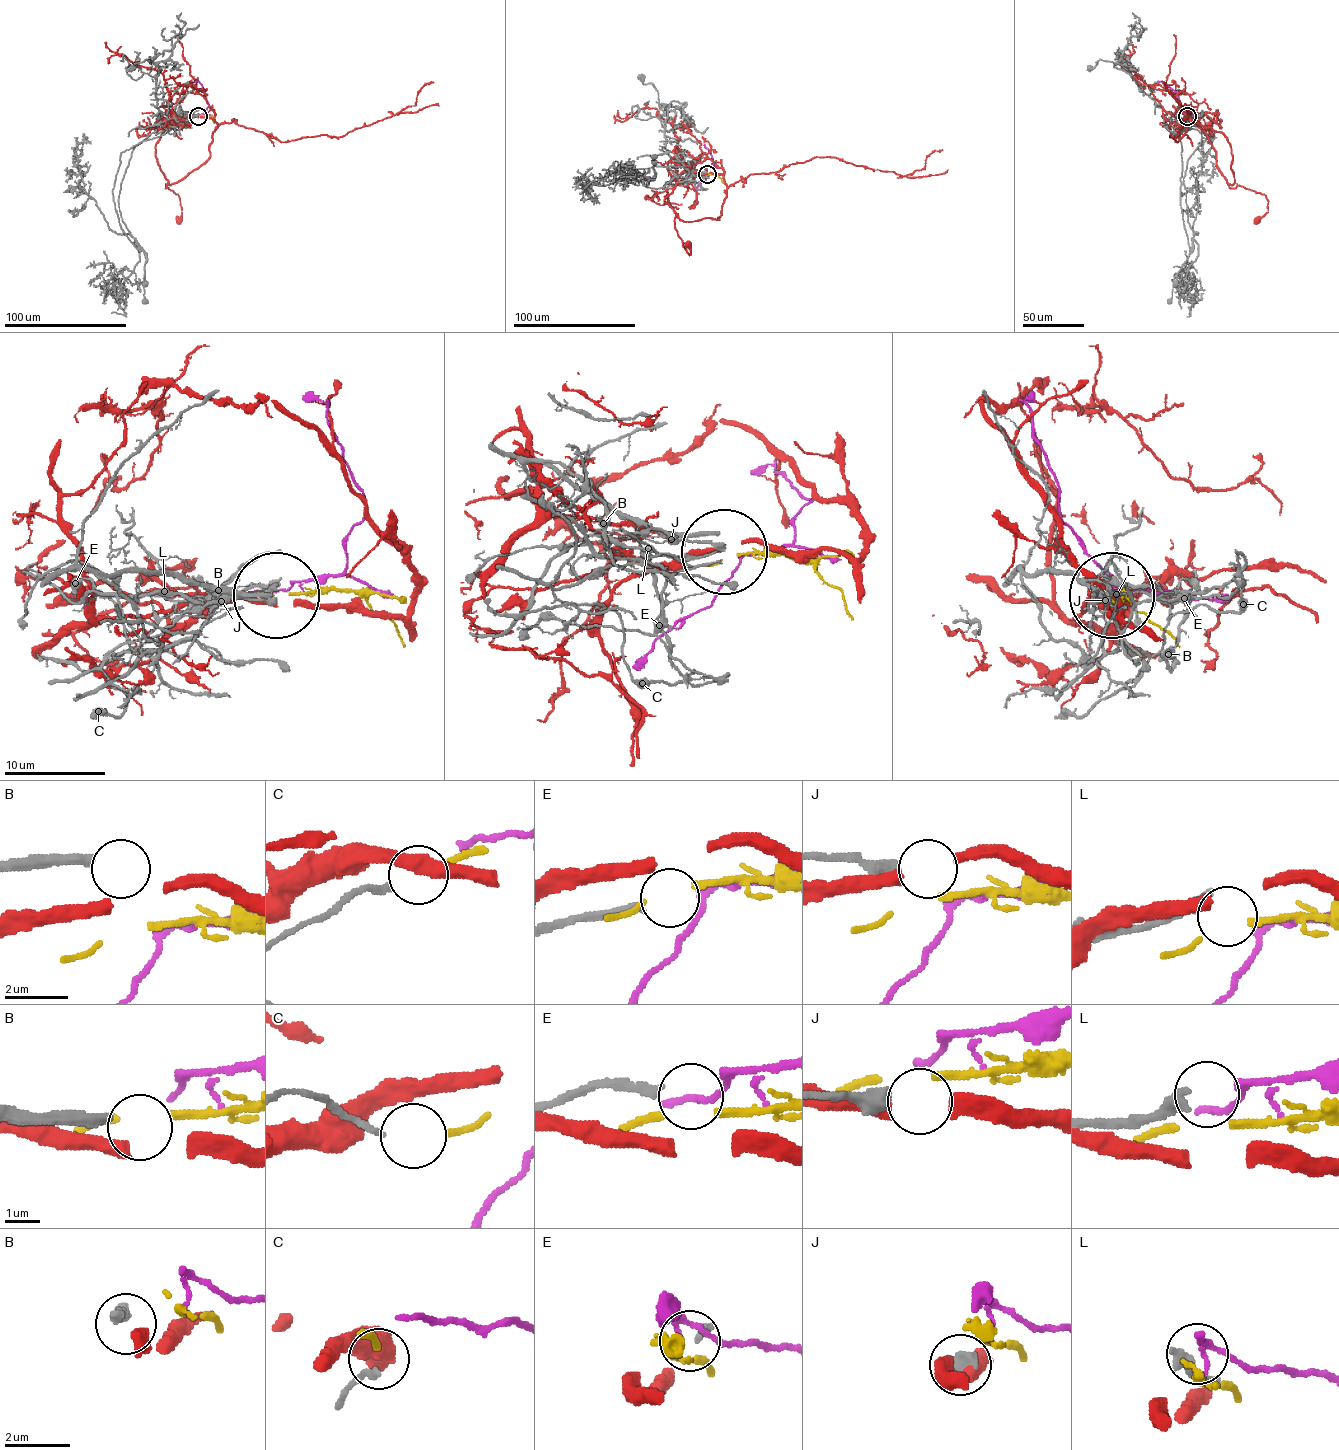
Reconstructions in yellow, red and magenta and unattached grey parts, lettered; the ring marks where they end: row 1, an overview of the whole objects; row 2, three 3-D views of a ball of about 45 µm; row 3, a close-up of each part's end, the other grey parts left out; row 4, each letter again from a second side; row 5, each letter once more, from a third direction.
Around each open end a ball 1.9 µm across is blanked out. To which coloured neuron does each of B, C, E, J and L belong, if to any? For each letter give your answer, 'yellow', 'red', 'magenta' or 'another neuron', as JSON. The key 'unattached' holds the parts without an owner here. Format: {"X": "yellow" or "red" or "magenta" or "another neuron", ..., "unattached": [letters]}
{"B": "another neuron", "C": "yellow", "E": "another neuron", "J": "another neuron", "L": "magenta", "unattached": ["B", "E", "J"]}

